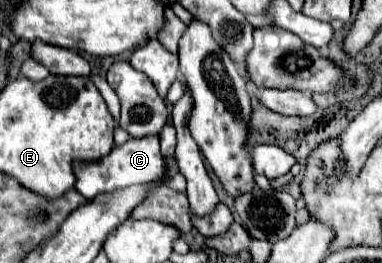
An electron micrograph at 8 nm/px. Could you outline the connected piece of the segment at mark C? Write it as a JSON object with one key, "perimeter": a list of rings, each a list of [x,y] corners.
{"perimeter":[[[158,136],[130,138],[122,146],[114,148],[100,162],[74,164],[74,174],[76,174],[76,190],[88,200],[94,198],[98,192],[112,192],[112,190],[118,190],[118,188],[124,188],[124,186],[130,186],[130,184],[160,180],[162,174],[164,174],[164,160],[160,156]]]}

